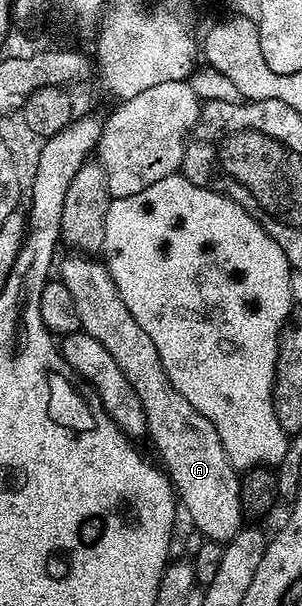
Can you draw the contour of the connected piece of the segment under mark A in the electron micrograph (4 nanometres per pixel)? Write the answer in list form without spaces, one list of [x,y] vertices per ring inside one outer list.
[[[71,253],[61,263],[57,267],[57,279],[73,296],[80,328],[89,337],[97,337],[97,341],[109,349],[113,361],[121,365],[121,373],[129,377],[133,393],[141,397],[147,435],[163,458],[162,466],[177,492],[182,510],[183,507],[187,510],[204,540],[227,544],[244,526],[245,512],[239,496],[240,472],[229,461],[221,437],[217,437],[217,429],[204,415],[197,413],[177,389],[173,389],[161,365],[161,357],[157,357],[157,345],[149,341],[149,333],[145,333],[145,329],[137,325],[133,313],[125,309],[125,301],[121,301],[121,293],[117,293],[117,285],[106,266],[98,258],[83,253]]]

